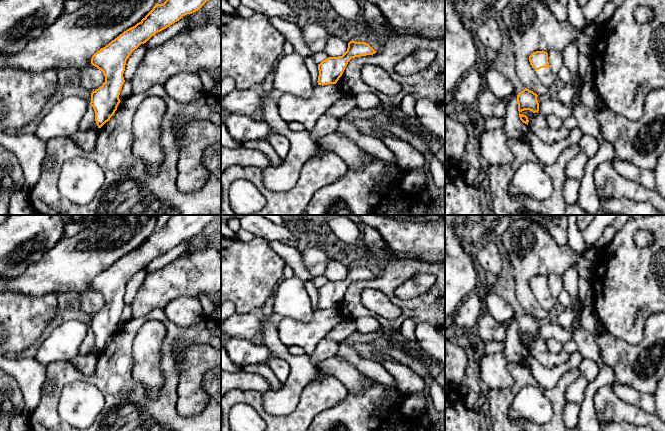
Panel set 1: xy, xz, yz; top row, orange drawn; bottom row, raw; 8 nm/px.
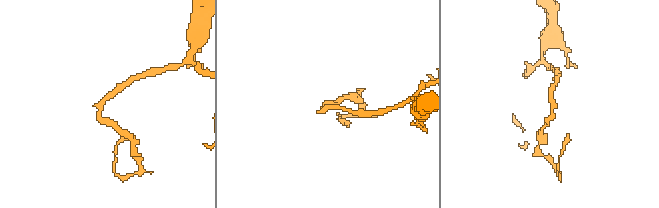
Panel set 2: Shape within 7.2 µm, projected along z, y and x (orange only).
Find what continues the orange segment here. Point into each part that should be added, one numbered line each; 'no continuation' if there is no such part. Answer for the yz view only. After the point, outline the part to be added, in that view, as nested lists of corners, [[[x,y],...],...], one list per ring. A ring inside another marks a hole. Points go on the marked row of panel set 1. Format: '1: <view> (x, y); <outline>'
1: yz (545, 75); [[[550,67],[541,68],[539,70],[535,70],[533,68],[533,70],[537,78],[539,79],[539,81],[544,86],[546,86],[547,88],[550,88],[551,86],[553,86],[556,77],[553,75]]]

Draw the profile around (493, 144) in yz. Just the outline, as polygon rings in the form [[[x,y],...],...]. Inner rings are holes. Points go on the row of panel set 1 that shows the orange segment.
[[[503,128],[478,129],[478,146],[481,156],[489,165],[508,165],[514,161],[514,154],[508,146],[508,137]]]

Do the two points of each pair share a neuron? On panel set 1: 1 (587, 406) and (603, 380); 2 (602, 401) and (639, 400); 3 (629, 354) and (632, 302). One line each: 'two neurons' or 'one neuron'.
1: one neuron
2: two neurons
3: two neurons

